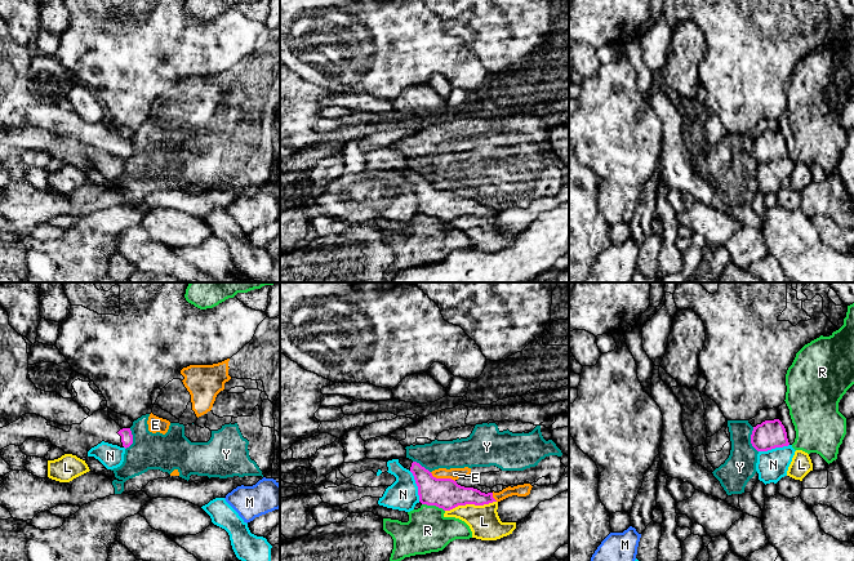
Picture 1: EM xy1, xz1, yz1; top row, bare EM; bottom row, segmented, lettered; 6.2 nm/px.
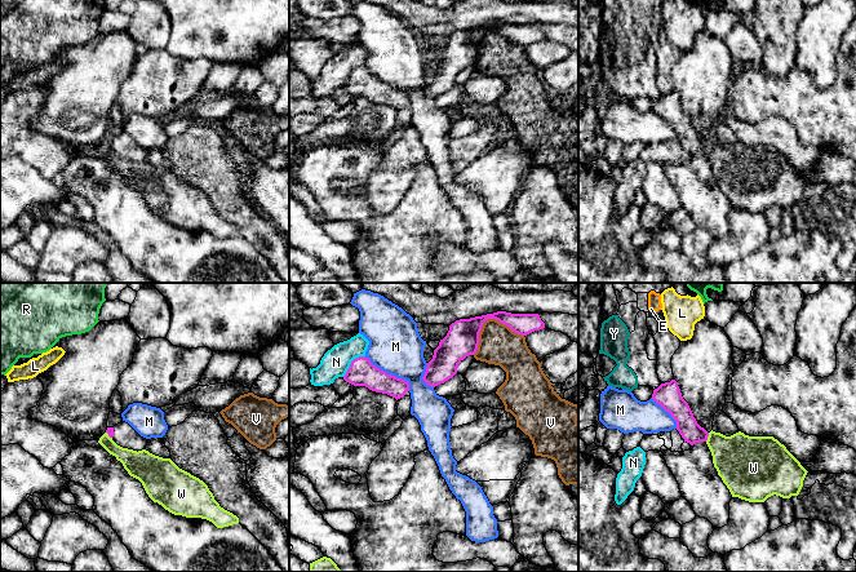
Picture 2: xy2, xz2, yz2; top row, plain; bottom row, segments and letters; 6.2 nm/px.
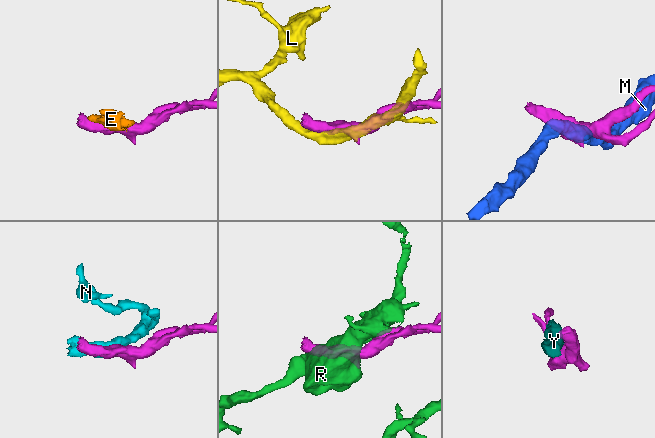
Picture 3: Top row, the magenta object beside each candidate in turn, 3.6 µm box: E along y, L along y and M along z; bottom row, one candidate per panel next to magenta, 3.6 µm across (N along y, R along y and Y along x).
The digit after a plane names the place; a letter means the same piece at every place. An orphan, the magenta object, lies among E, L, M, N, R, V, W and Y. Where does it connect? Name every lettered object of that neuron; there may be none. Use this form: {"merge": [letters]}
{"merge": []}

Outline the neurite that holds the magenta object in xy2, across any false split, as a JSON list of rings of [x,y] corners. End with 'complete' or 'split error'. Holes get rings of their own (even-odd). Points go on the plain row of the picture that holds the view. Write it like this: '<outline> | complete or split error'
[[[121,132],[114,138],[107,138],[108,147],[120,158],[142,161],[146,160],[147,150],[141,147],[128,133]]] | split error

